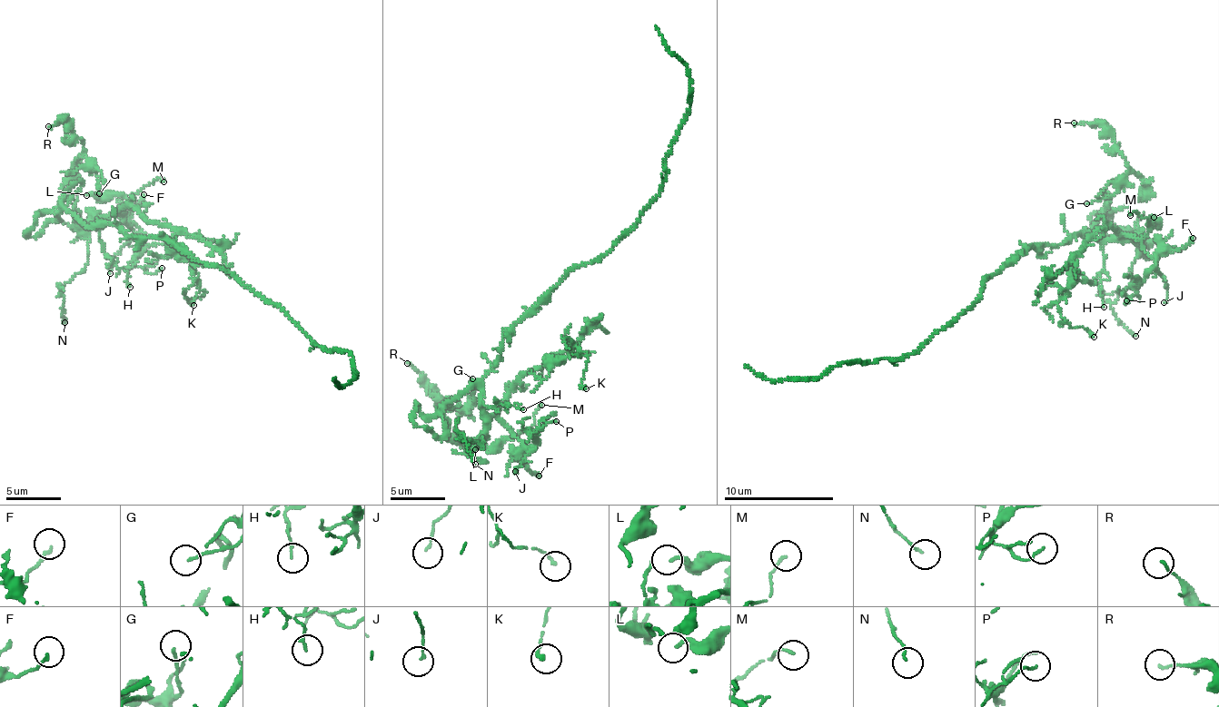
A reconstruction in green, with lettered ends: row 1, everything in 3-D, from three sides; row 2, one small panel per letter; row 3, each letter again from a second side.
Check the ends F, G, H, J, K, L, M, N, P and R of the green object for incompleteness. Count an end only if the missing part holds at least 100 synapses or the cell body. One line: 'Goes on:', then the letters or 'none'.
Goes on: none

